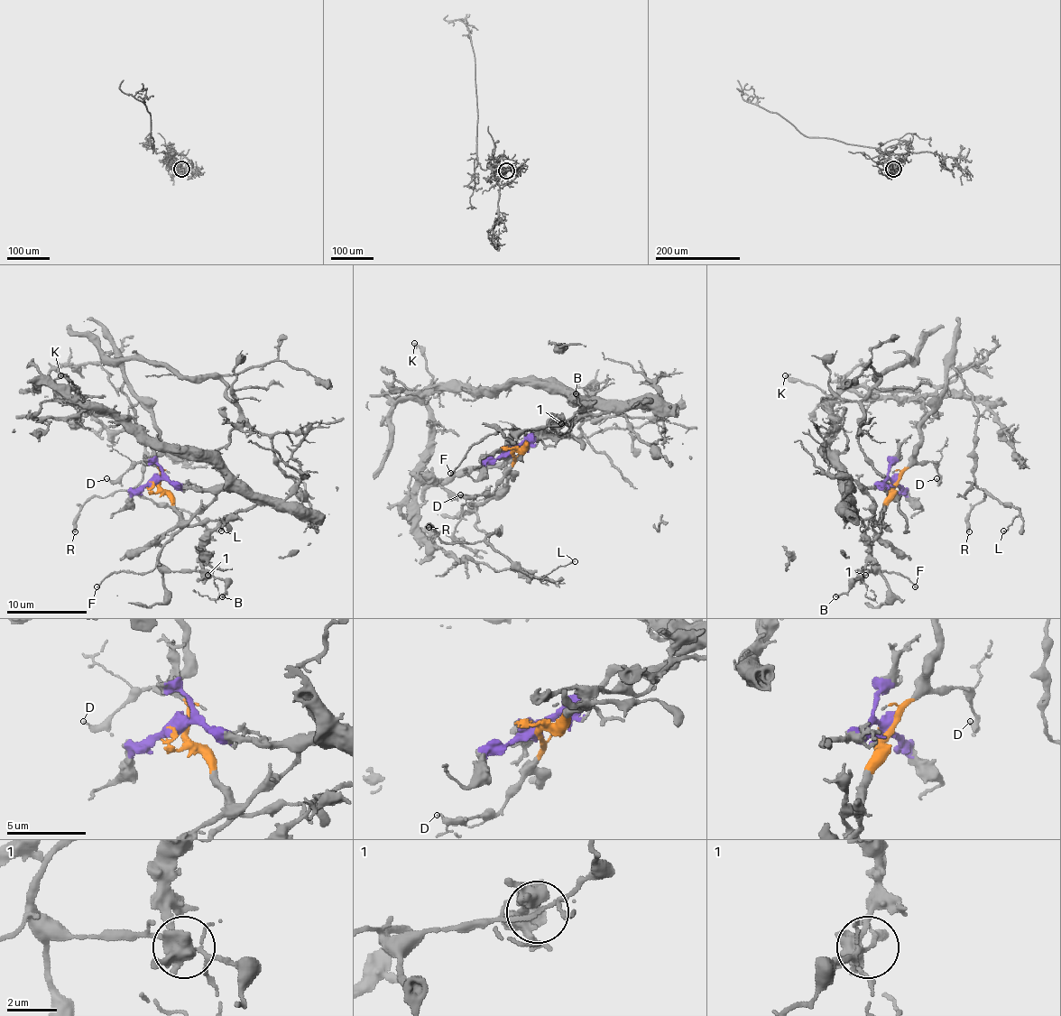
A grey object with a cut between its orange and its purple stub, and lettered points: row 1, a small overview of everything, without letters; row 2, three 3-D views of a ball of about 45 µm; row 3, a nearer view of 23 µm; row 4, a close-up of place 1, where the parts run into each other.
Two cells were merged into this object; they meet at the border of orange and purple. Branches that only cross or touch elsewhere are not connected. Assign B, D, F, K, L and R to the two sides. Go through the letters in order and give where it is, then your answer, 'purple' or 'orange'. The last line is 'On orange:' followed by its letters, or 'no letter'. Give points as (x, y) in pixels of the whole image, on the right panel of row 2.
B: (835, 596) | orange
D: (936, 478) | orange
F: (915, 586) | orange
K: (785, 375) | purple
L: (1003, 531) | orange
R: (969, 531) | orange
On orange: B, D, F, L, R

